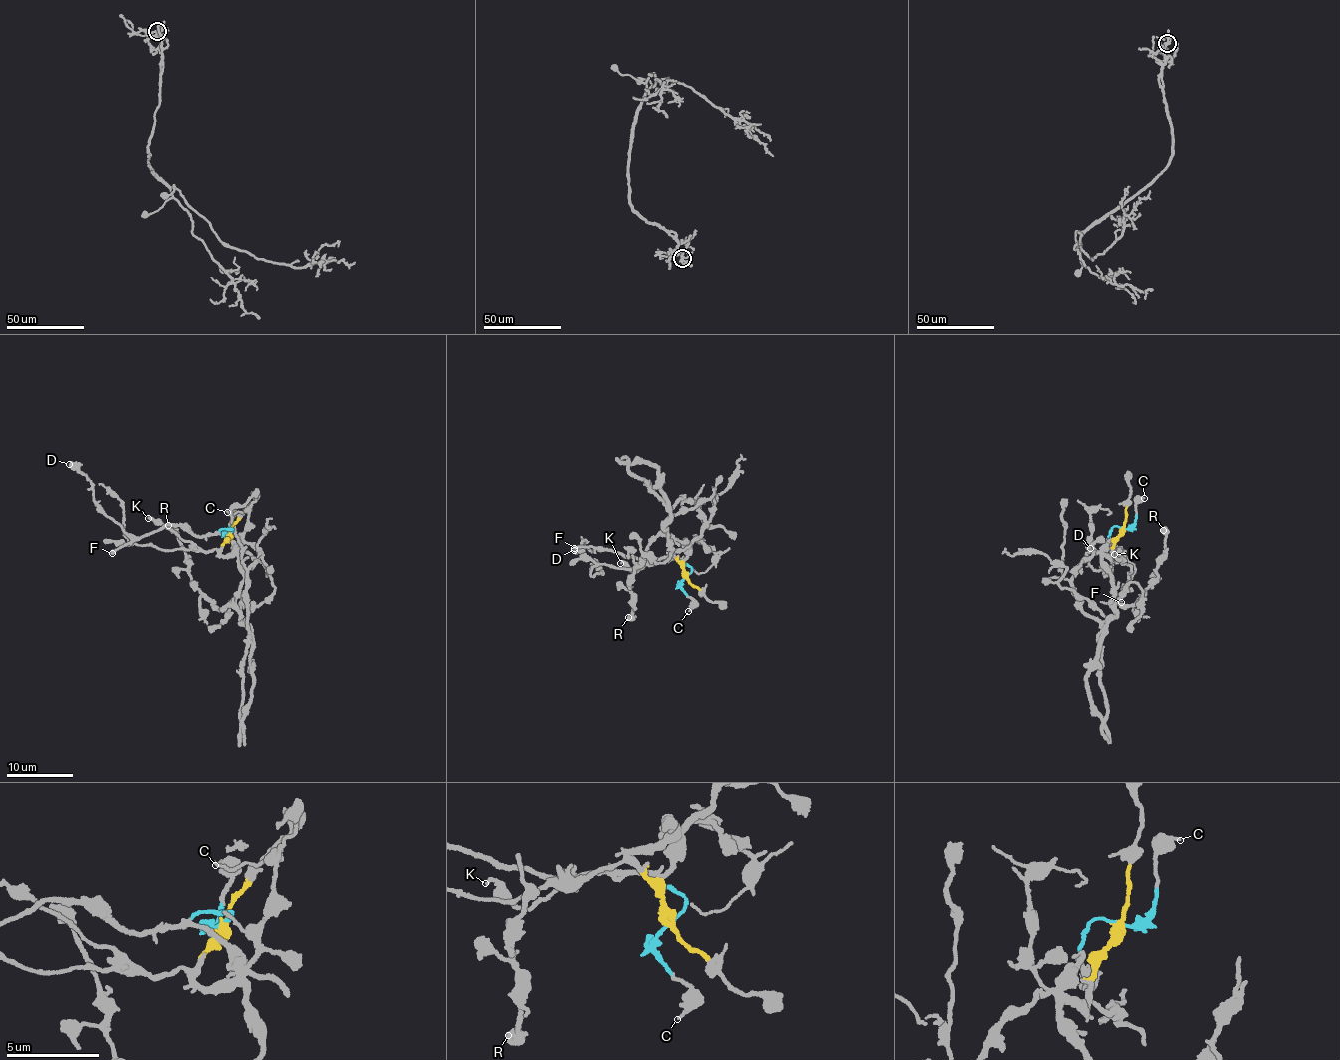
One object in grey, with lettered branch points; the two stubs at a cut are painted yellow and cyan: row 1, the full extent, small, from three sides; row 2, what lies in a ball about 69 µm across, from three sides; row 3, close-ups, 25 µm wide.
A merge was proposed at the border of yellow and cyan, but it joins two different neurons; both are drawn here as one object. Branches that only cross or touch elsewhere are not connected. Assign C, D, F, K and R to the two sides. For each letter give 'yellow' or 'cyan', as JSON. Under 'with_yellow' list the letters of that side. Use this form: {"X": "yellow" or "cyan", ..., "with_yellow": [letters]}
{"C": "cyan", "D": "cyan", "F": "cyan", "K": "yellow", "R": "yellow", "with_yellow": ["K", "R"]}

